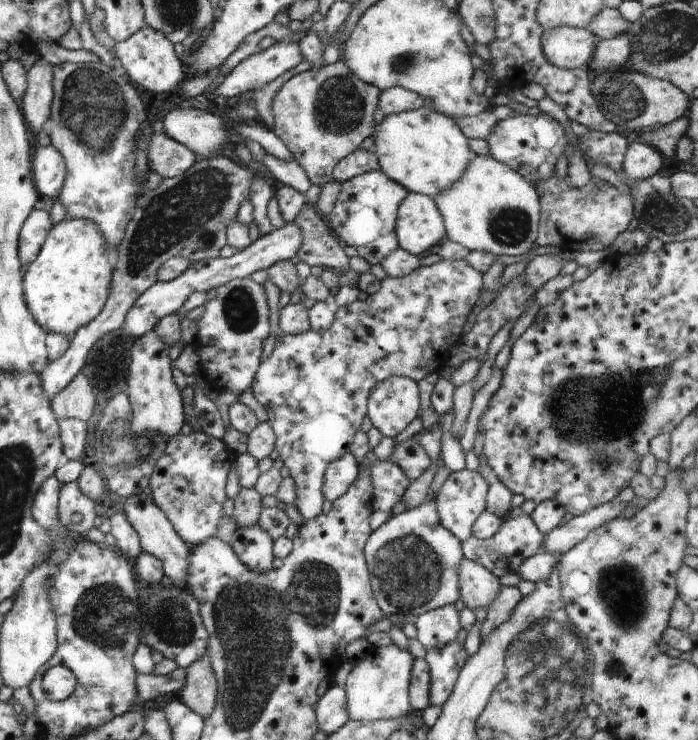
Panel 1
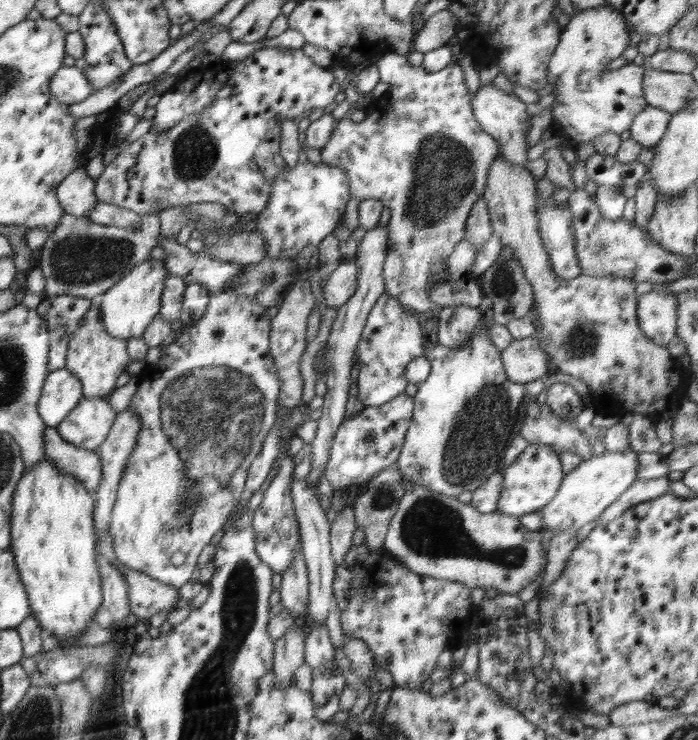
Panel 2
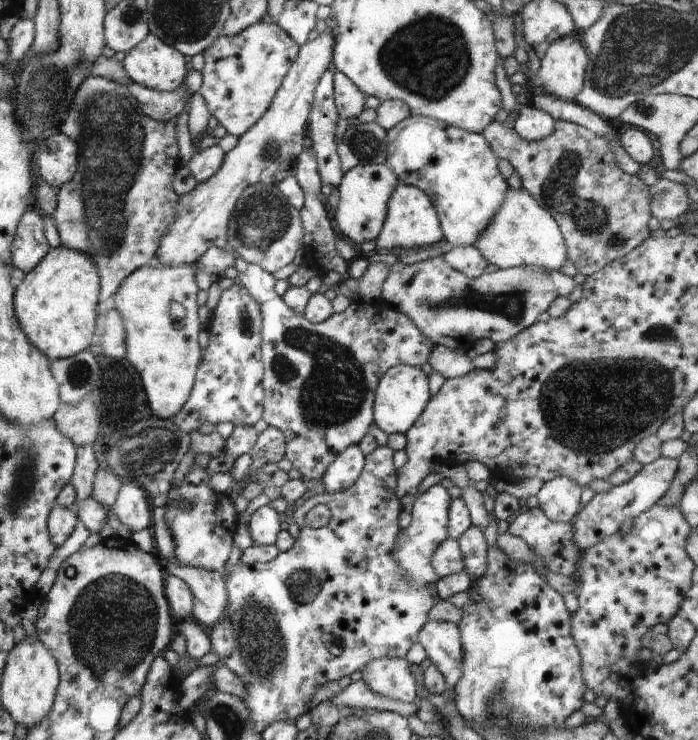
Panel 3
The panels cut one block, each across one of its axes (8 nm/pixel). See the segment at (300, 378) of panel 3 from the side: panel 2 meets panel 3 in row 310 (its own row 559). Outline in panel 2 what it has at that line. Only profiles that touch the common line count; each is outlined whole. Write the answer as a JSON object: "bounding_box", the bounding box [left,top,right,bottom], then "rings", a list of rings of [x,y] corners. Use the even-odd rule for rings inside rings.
{"bounding_box":[252,457,473,689],"rings":[[[294,457],[281,458],[280,469],[274,476],[264,492],[264,498],[257,510],[252,515],[252,526],[255,532],[254,550],[276,574],[283,574],[291,566],[294,558],[294,549],[301,544],[299,537],[299,526],[296,511],[293,509],[293,498],[291,497],[291,481],[296,460]],[[362,543],[358,548],[351,547],[350,550],[348,550],[348,554],[346,554],[346,558],[342,561],[342,564],[335,567],[335,579],[333,582],[334,607],[340,609],[340,628],[342,628],[342,632],[345,636],[359,638],[369,646],[369,649],[375,654],[377,668],[388,670],[396,686],[420,689],[421,684],[425,679],[427,680],[429,678],[432,674],[432,670],[437,667],[436,662],[438,662],[440,653],[448,649],[448,638],[450,638],[452,634],[458,634],[459,628],[468,628],[468,620],[466,620],[466,618],[470,616],[473,604],[470,598],[471,588],[456,581],[452,582],[451,580],[437,579],[410,572],[401,560],[390,557],[387,554],[387,550],[380,548],[380,550],[374,550],[374,552],[372,552],[372,550],[366,548],[366,545],[366,543]]]}

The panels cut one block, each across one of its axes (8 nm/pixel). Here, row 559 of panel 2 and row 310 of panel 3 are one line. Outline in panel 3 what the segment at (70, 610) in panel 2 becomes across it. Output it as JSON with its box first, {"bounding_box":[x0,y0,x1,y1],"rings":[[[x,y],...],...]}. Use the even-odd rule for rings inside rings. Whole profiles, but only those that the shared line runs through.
{"bounding_box":[15,245,99,362],"rings":[[[62,245],[52,247],[15,289],[16,318],[30,344],[51,362],[68,358],[95,343],[99,329],[99,294],[98,268],[88,254]]]}

